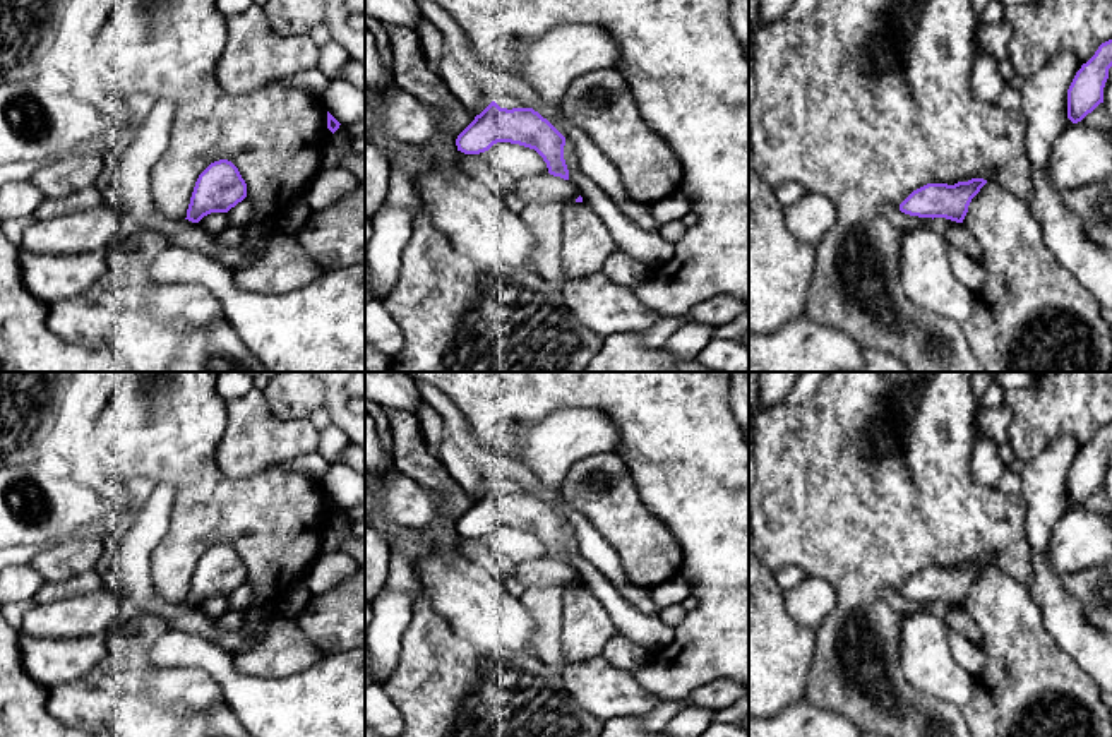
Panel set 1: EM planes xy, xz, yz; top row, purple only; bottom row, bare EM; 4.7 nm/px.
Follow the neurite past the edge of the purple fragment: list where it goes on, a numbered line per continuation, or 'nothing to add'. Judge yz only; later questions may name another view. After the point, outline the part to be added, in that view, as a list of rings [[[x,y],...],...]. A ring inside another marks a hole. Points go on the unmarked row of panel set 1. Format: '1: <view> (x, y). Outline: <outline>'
1: yz (1030, 686). Outline: [[[987,567],[972,583],[961,608],[978,626],[985,655],[983,674],[975,679],[972,698],[961,708],[973,737],[1112,737],[1112,711],[1102,701],[1098,684],[1049,634],[1028,586],[999,567]]]

